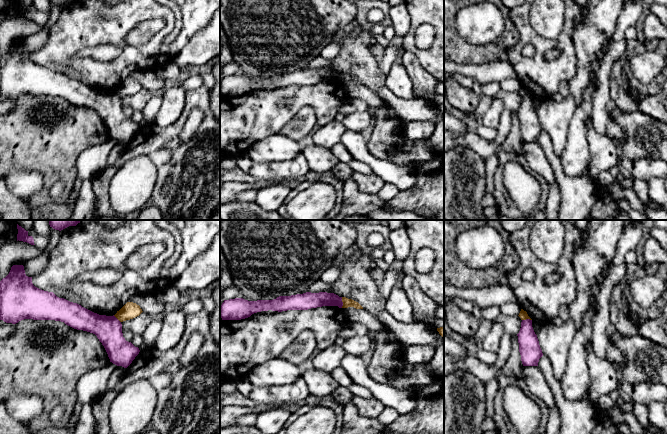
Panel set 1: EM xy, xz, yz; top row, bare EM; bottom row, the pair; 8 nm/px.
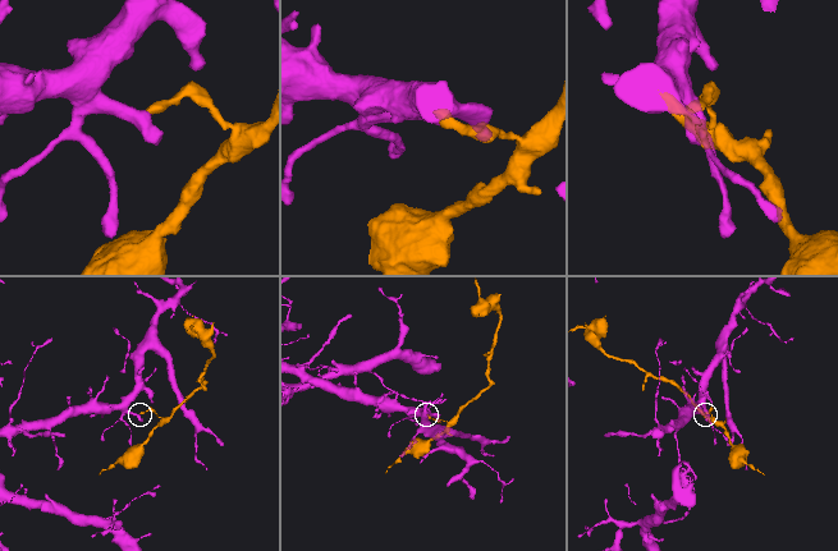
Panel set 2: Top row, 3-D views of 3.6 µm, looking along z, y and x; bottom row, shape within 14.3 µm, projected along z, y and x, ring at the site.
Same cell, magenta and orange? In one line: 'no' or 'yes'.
no

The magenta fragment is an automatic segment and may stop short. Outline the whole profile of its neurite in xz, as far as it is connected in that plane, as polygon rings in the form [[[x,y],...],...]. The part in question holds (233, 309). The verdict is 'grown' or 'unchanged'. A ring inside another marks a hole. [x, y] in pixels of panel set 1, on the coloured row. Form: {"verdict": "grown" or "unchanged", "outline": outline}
{"verdict": "unchanged", "outline": [[[306,292],[291,296],[279,296],[273,300],[248,301],[243,298],[224,300],[220,306],[222,320],[241,320],[261,311],[308,310],[322,306],[342,308],[342,297],[334,293]]]}

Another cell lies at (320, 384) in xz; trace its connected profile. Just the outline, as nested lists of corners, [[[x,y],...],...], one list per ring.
[[[315,368],[307,370],[301,377],[306,382],[310,394],[320,399],[332,395],[339,387],[339,384],[330,374]]]

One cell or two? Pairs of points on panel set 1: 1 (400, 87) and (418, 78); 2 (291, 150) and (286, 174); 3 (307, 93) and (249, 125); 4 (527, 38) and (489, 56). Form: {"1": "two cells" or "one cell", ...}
{"1": "two cells", "2": "two cells", "3": "one cell", "4": "two cells"}

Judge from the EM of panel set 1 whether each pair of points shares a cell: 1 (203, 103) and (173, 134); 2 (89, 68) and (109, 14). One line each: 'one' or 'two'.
1: one
2: one

